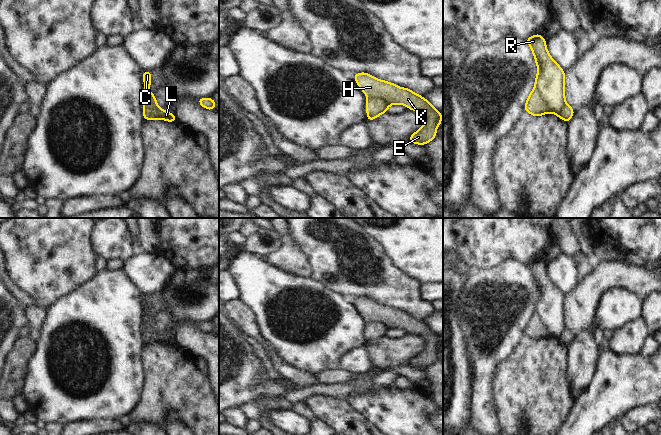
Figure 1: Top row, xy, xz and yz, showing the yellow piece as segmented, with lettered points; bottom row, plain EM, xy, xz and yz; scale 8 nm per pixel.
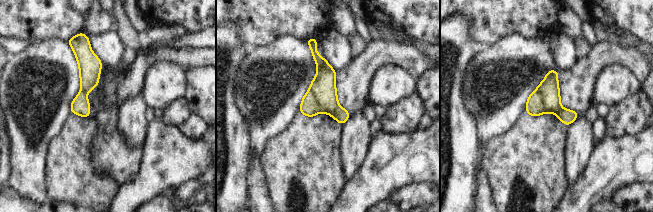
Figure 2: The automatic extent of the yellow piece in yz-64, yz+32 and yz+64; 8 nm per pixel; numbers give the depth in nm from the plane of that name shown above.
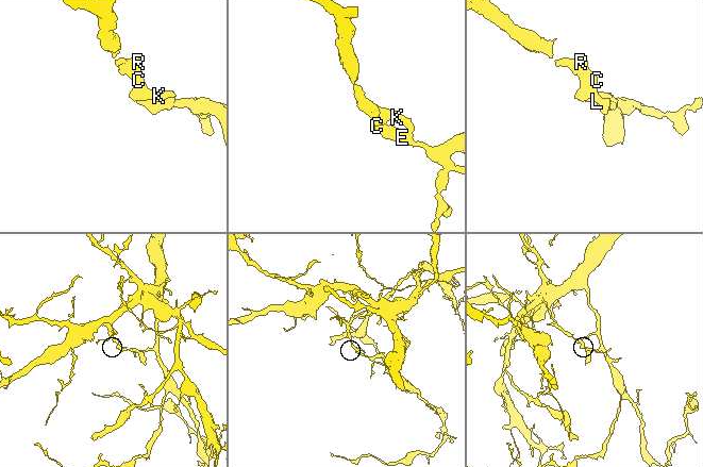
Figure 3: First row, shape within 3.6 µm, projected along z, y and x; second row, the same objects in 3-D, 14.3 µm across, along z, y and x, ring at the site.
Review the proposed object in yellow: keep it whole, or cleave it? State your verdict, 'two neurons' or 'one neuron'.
two neurons

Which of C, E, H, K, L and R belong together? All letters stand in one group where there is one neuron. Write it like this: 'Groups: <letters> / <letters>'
Groups: C R / E H K L

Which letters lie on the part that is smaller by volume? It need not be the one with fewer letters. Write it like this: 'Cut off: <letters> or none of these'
Cut off: C, R

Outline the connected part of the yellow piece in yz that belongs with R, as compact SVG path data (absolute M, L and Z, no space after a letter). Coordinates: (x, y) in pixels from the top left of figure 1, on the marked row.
M536 34L525 40L531 47L538 68L535 89L545 101L548 111L559 116L565 104L565 72L549 55L542 35Z

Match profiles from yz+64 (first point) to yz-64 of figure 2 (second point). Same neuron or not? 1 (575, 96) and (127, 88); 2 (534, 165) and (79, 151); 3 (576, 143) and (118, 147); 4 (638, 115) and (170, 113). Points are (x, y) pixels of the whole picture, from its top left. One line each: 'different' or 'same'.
1: same
2: same
3: different
4: same

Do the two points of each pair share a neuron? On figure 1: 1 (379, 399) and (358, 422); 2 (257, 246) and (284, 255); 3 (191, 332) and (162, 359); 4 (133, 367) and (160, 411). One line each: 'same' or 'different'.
1: different
2: different
3: different
4: different

